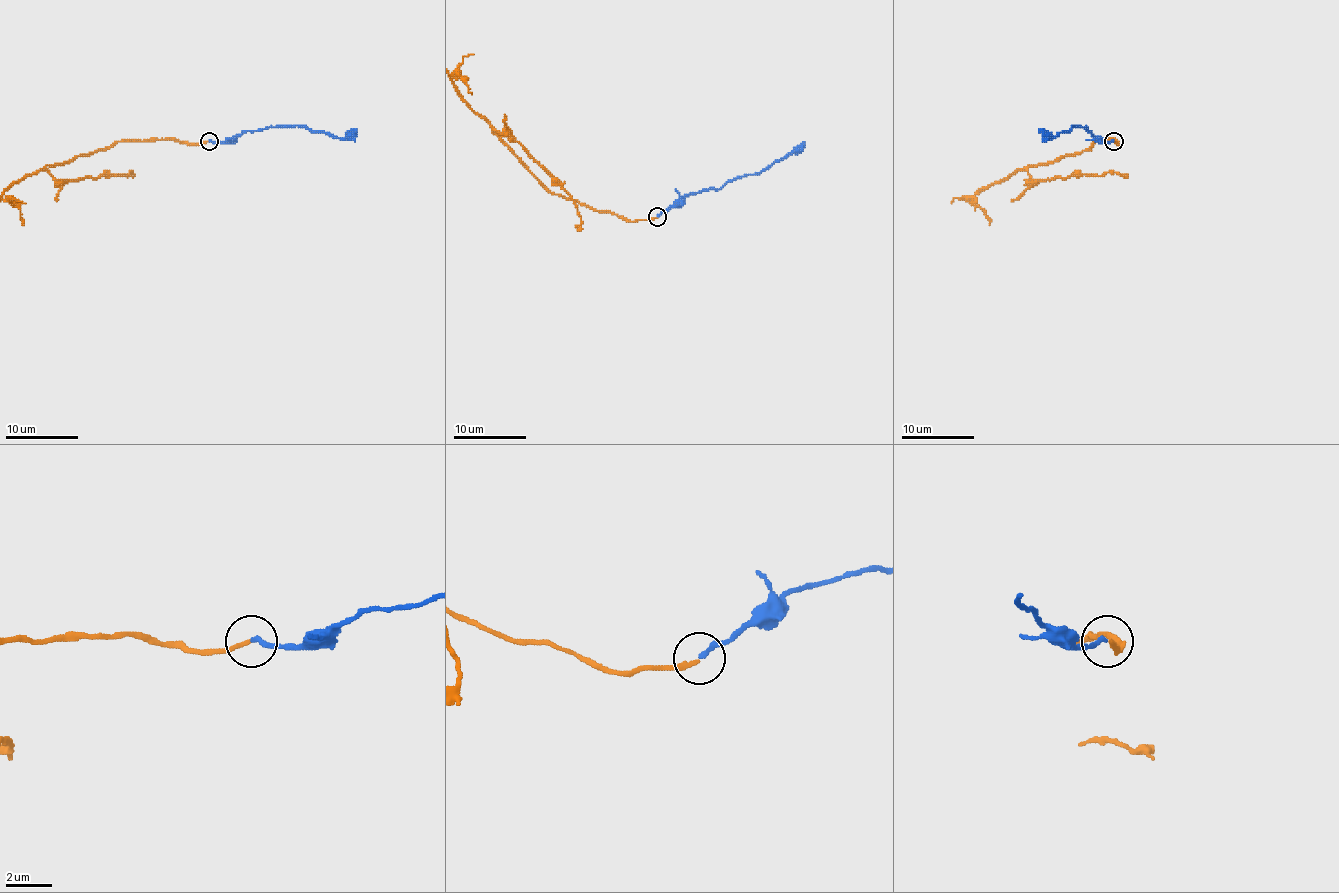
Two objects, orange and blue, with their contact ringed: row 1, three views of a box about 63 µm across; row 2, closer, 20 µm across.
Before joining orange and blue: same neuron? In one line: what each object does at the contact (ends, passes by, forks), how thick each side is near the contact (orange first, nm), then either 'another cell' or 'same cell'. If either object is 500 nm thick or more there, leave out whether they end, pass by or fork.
orange ends | blue ends | 160/200 nm | same cell

